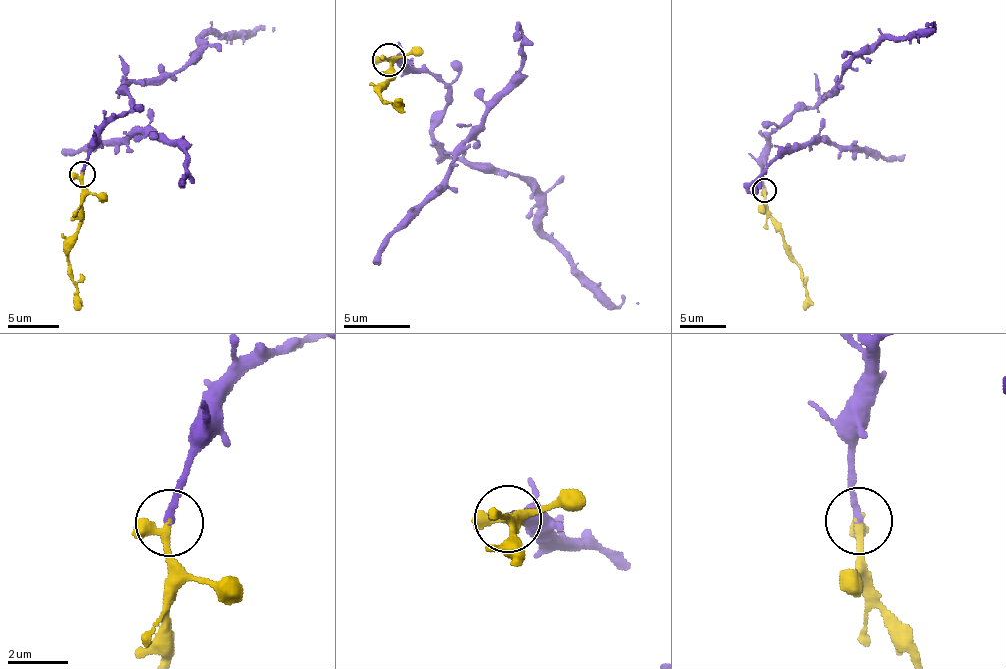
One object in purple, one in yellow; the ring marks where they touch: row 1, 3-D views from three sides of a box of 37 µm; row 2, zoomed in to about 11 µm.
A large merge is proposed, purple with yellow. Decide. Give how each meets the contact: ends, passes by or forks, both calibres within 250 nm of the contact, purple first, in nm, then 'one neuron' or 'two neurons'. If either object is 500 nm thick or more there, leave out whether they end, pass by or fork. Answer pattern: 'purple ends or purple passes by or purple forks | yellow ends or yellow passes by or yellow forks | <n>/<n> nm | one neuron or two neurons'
purple ends | yellow passes by | 240/260 nm | one neuron

